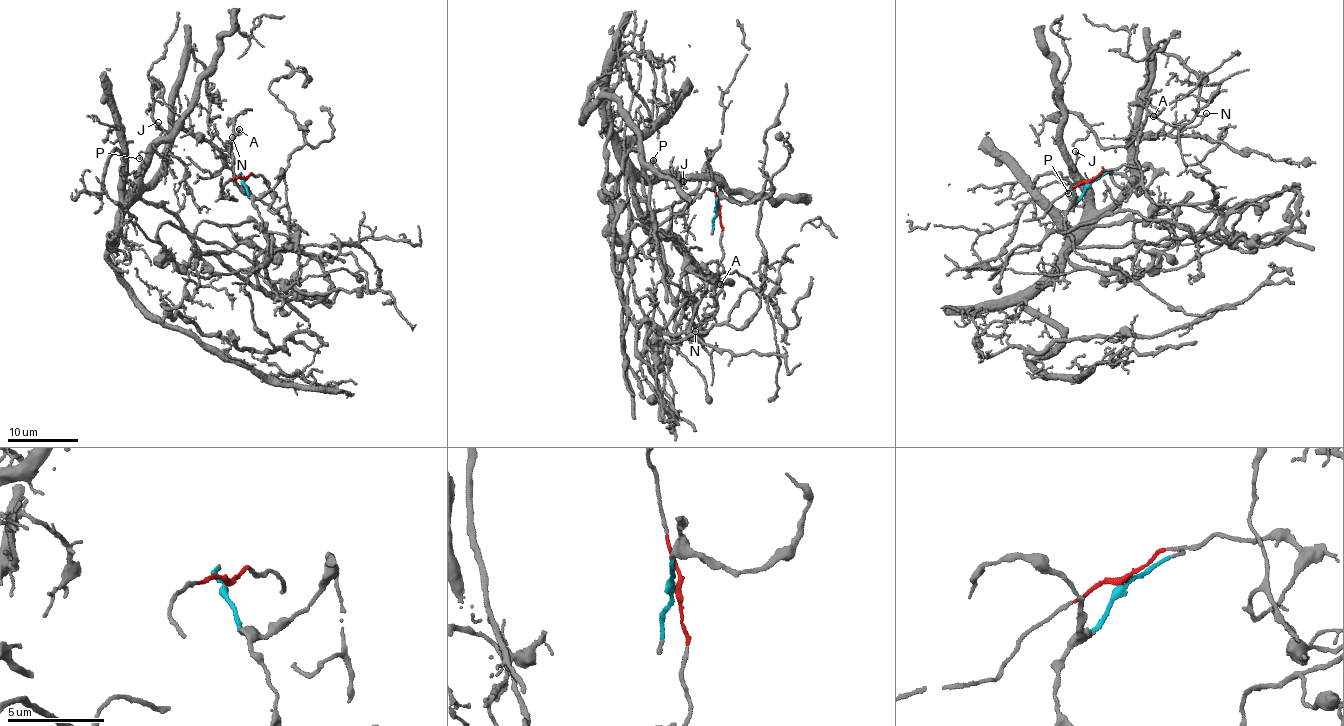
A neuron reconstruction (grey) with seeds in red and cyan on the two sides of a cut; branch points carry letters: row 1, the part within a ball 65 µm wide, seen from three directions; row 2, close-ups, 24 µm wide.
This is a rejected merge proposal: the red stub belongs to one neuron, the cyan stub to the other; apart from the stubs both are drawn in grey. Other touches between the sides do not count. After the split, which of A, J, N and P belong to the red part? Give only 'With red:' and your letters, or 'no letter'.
With red: no letter

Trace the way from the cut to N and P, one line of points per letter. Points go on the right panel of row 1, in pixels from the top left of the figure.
N: (1088, 183), (1075, 251), (1210, 315), (1028, 359), (1062, 337), (1025, 304), (1128, 185), (1129, 138), (1207, 112)
P: (1088, 183), (1075, 251), (1210, 315), (1026, 357), (1062, 337), (1025, 304), (1082, 217), (1069, 193)

